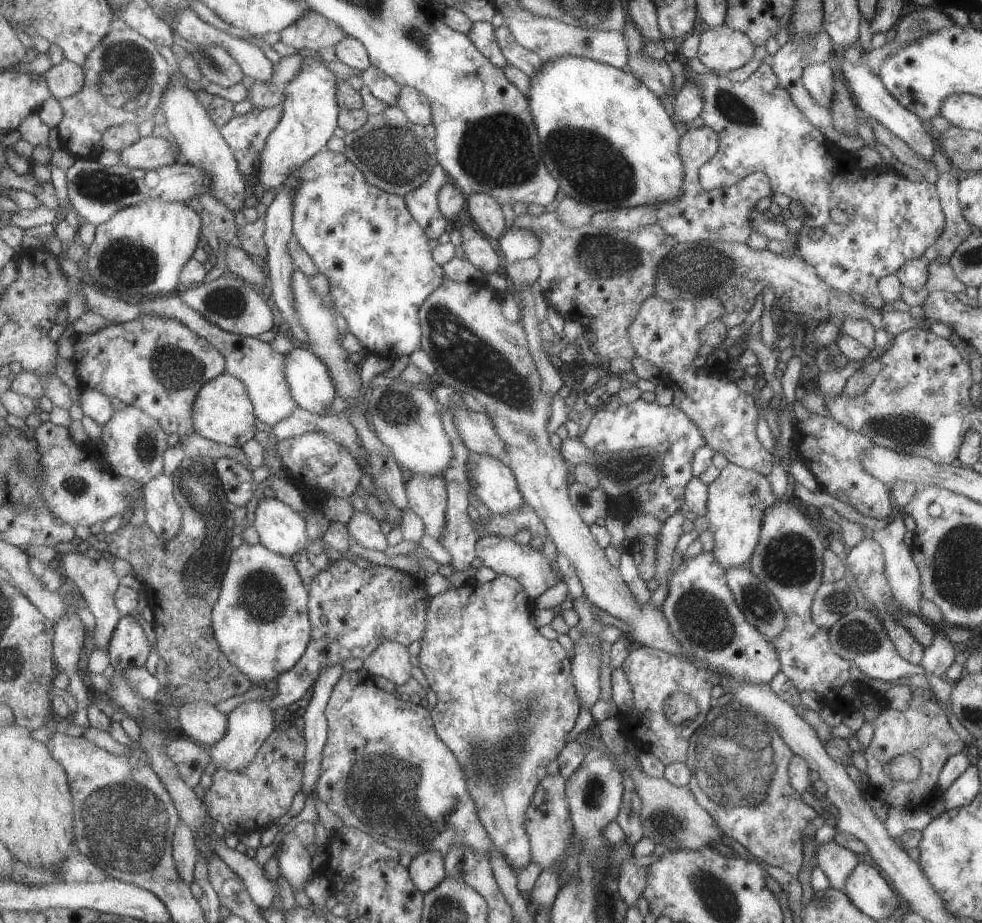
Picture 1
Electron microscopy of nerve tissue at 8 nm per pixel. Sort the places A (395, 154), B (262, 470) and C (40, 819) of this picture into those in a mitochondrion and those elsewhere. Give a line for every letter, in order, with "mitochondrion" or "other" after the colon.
A: mitochondrion
B: other
C: other

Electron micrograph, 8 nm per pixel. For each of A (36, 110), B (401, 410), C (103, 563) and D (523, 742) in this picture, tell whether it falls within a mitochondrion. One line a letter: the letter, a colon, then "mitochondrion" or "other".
A: other
B: mitochondrion
C: other
D: mitochondrion

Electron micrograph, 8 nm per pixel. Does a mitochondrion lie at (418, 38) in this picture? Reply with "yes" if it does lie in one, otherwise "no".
yes

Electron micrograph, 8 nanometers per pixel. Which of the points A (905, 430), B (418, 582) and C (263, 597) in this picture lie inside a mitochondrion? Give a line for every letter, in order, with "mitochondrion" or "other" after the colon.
A: mitochondrion
B: other
C: mitochondrion

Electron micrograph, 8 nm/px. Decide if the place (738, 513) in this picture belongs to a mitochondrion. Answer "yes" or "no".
no

